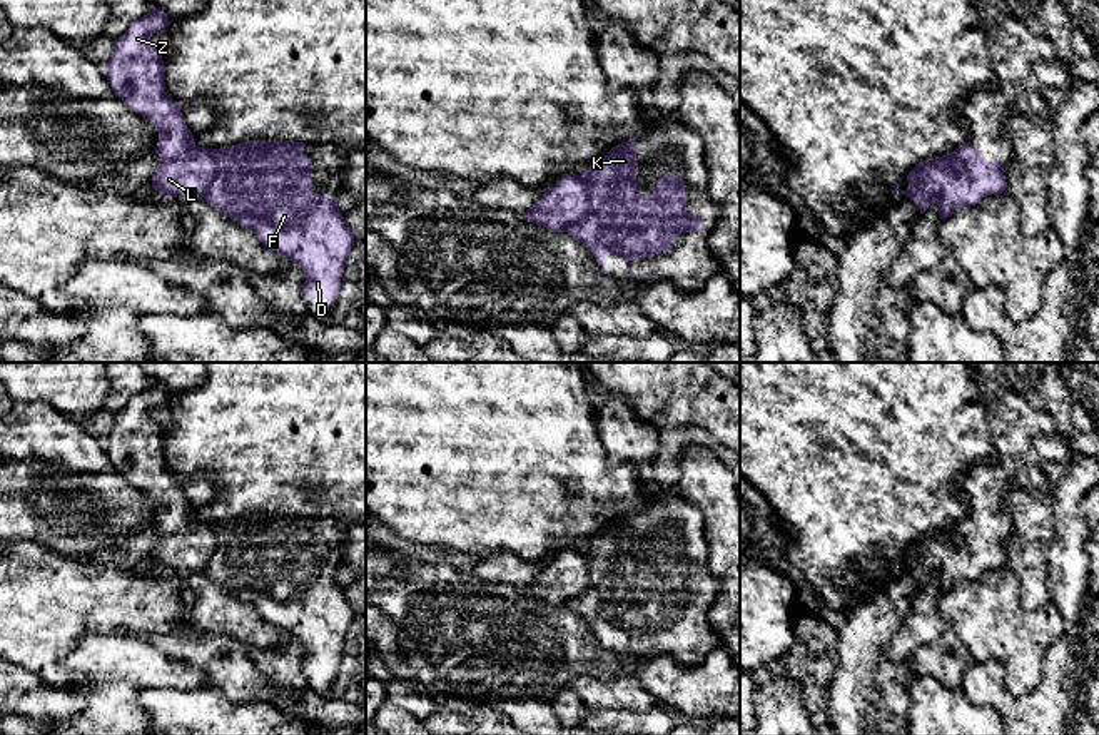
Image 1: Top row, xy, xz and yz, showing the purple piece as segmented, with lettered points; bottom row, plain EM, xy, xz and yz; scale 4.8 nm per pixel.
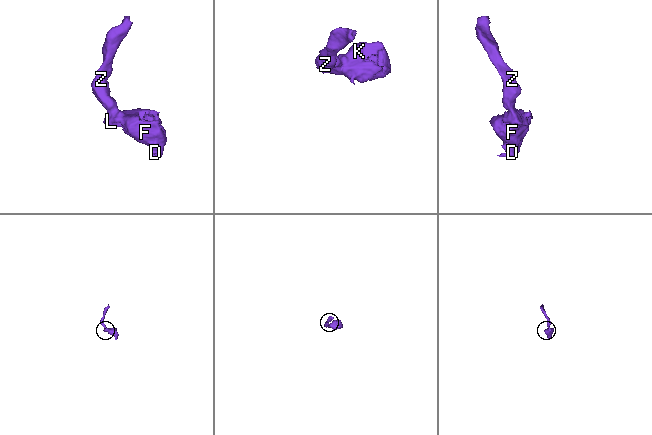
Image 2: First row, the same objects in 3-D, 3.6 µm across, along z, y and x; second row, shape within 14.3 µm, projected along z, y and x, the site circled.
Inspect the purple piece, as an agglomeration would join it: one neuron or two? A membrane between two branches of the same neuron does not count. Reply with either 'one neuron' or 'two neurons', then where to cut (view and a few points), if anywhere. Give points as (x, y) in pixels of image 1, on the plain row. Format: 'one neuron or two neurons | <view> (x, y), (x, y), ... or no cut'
two neurons | xz (582, 550), (588, 565), (588, 583), (565, 605)

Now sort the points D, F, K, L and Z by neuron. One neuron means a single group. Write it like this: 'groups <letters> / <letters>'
groups D F K / L Z

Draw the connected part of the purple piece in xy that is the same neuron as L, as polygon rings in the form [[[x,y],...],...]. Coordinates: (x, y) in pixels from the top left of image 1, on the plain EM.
[[[157,381],[132,396],[114,414],[105,451],[114,469],[159,504],[152,563],[172,573],[184,568],[192,575],[205,570],[215,548],[215,535],[210,523],[194,516],[180,479],[165,466],[164,434],[150,411],[169,399],[170,393]]]

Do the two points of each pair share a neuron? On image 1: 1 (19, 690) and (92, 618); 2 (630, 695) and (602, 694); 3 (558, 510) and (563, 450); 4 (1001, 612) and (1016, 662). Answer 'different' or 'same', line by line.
1: different
2: same
3: same
4: same

